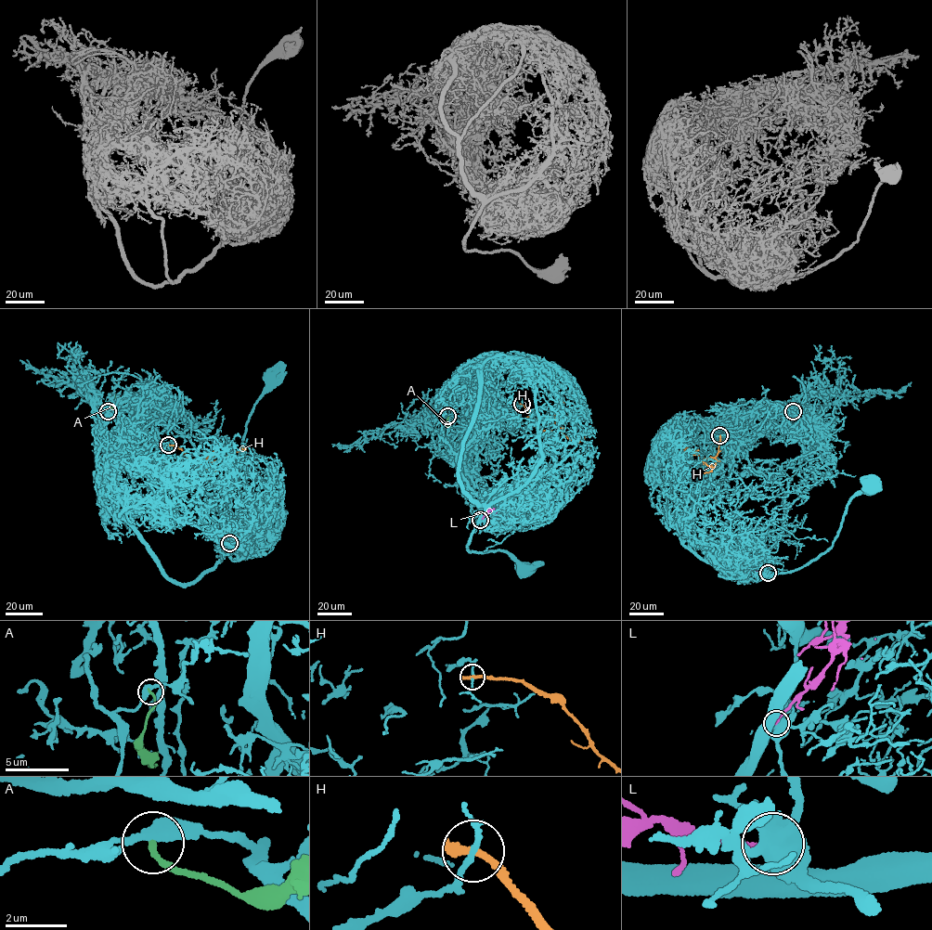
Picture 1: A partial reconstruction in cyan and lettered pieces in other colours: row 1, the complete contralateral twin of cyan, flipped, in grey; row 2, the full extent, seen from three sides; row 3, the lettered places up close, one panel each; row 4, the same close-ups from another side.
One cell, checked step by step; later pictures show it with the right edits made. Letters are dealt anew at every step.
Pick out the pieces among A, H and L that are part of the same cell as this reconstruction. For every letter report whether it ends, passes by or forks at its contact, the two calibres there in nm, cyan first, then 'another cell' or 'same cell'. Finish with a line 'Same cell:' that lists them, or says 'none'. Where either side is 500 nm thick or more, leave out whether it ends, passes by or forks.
A: it ends there; 360 nm thick on the cyan side, 180 nm on the other; another cell
H: it ends there; 160 nm thick on the cyan side, 320 nm on the other; another cell
L: 550 nm thick on the cyan side, 240 nm on the other; same cell
Same cell: L

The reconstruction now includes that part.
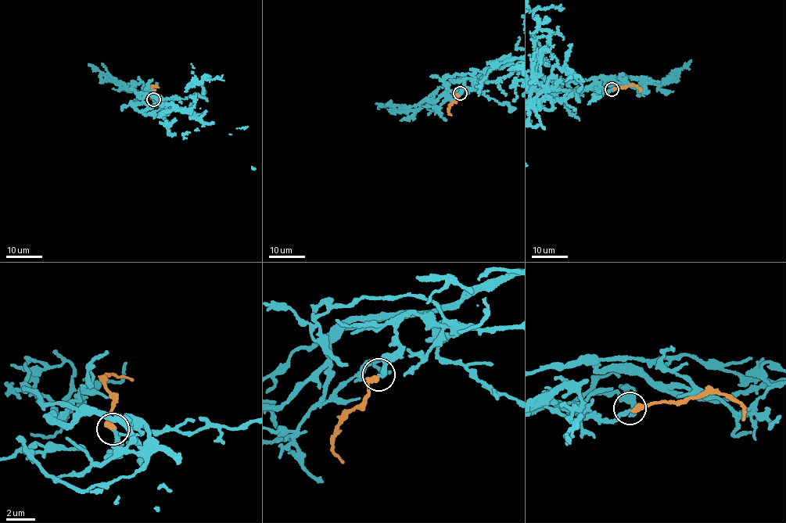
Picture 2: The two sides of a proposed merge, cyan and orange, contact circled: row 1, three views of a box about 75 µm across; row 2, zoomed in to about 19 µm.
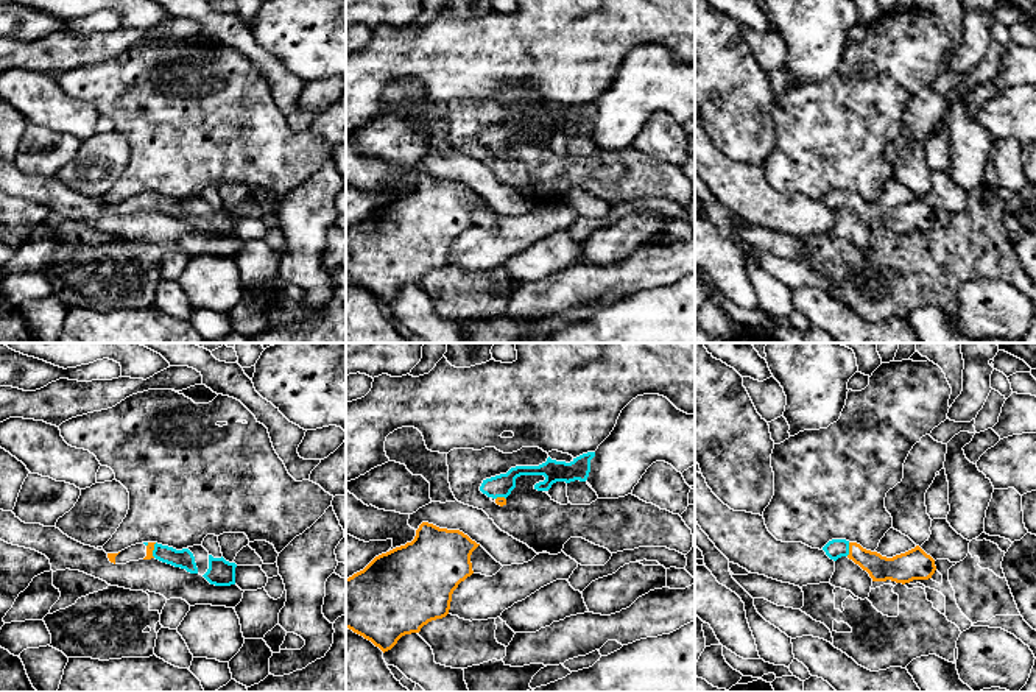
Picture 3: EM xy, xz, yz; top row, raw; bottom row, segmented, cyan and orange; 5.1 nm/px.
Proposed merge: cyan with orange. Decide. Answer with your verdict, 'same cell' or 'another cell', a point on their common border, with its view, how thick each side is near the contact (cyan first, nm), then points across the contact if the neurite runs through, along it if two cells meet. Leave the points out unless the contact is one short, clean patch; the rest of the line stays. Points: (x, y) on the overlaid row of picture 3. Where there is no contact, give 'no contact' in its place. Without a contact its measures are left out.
same cell; contact yz (848, 549); calibres 100 and 130 nm; way yz (834, 549), (848, 549), (879, 568)

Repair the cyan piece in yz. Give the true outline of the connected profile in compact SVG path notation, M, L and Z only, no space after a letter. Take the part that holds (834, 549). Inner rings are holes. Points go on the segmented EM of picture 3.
M832 539L823 550L833 561L847 556L866 570L872 581L891 580L905 584L913 580L929 580L936 570L935 560L919 545L893 558L866 550L860 544L846 539Z

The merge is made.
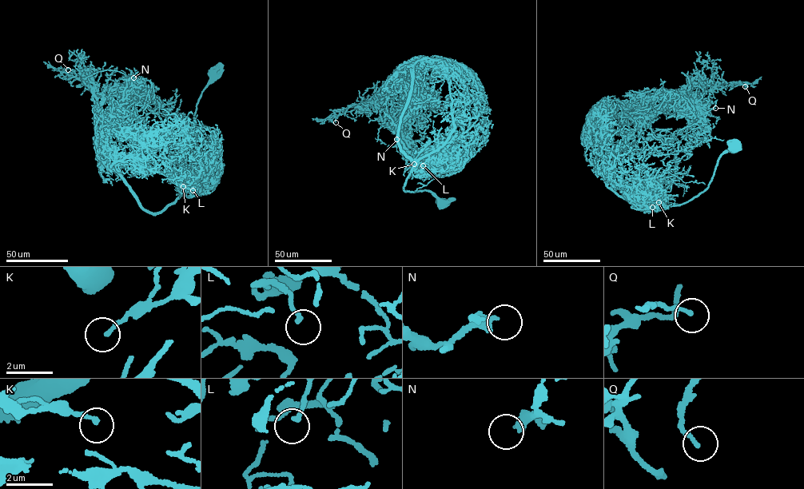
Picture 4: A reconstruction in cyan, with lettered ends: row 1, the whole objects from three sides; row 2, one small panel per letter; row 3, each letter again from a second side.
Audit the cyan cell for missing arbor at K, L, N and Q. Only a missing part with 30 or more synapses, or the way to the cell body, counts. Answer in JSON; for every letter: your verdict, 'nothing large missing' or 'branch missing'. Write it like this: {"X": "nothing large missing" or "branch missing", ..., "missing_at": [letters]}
{"K": "nothing large missing", "L": "nothing large missing", "N": "branch missing", "Q": "nothing large missing", "missing_at": ["N"]}

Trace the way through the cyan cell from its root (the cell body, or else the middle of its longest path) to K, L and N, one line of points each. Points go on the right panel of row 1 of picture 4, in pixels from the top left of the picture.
K: (734, 146), (721, 156), (712, 180), (702, 192), (680, 204), (666, 206), (654, 204), (658, 202)
L: (734, 146), (721, 156), (712, 180), (702, 192), (680, 204), (650, 205), (652, 207)
N: (734, 146), (719, 157), (708, 187), (666, 206), (662, 193), (695, 145), (696, 112), (715, 108)

